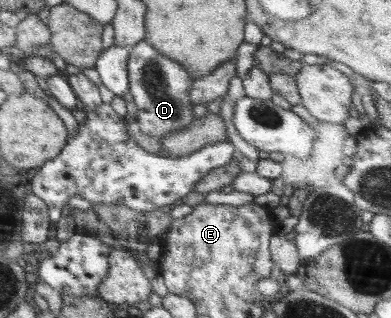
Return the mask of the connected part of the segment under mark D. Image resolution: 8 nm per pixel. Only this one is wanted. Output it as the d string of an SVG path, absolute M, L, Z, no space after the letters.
M143 41L133 49L133 55L130 56L129 72L131 94L139 108L136 120L140 130L146 135L161 139L193 126L193 123L198 119L194 115L195 104L191 97L191 89L196 83L196 79L184 64L162 54L156 45Z

